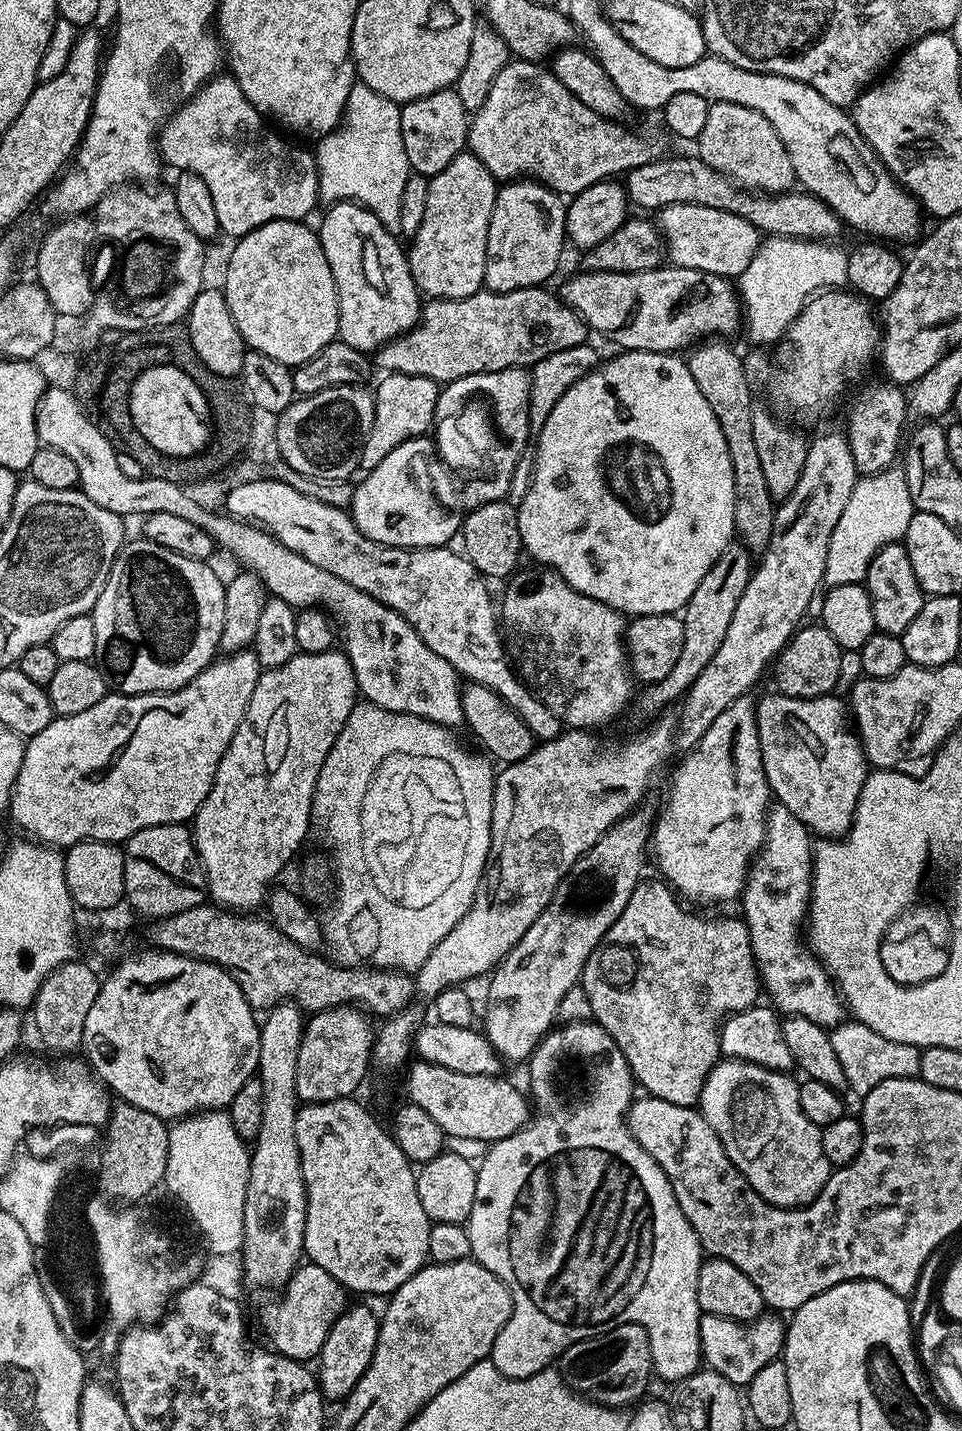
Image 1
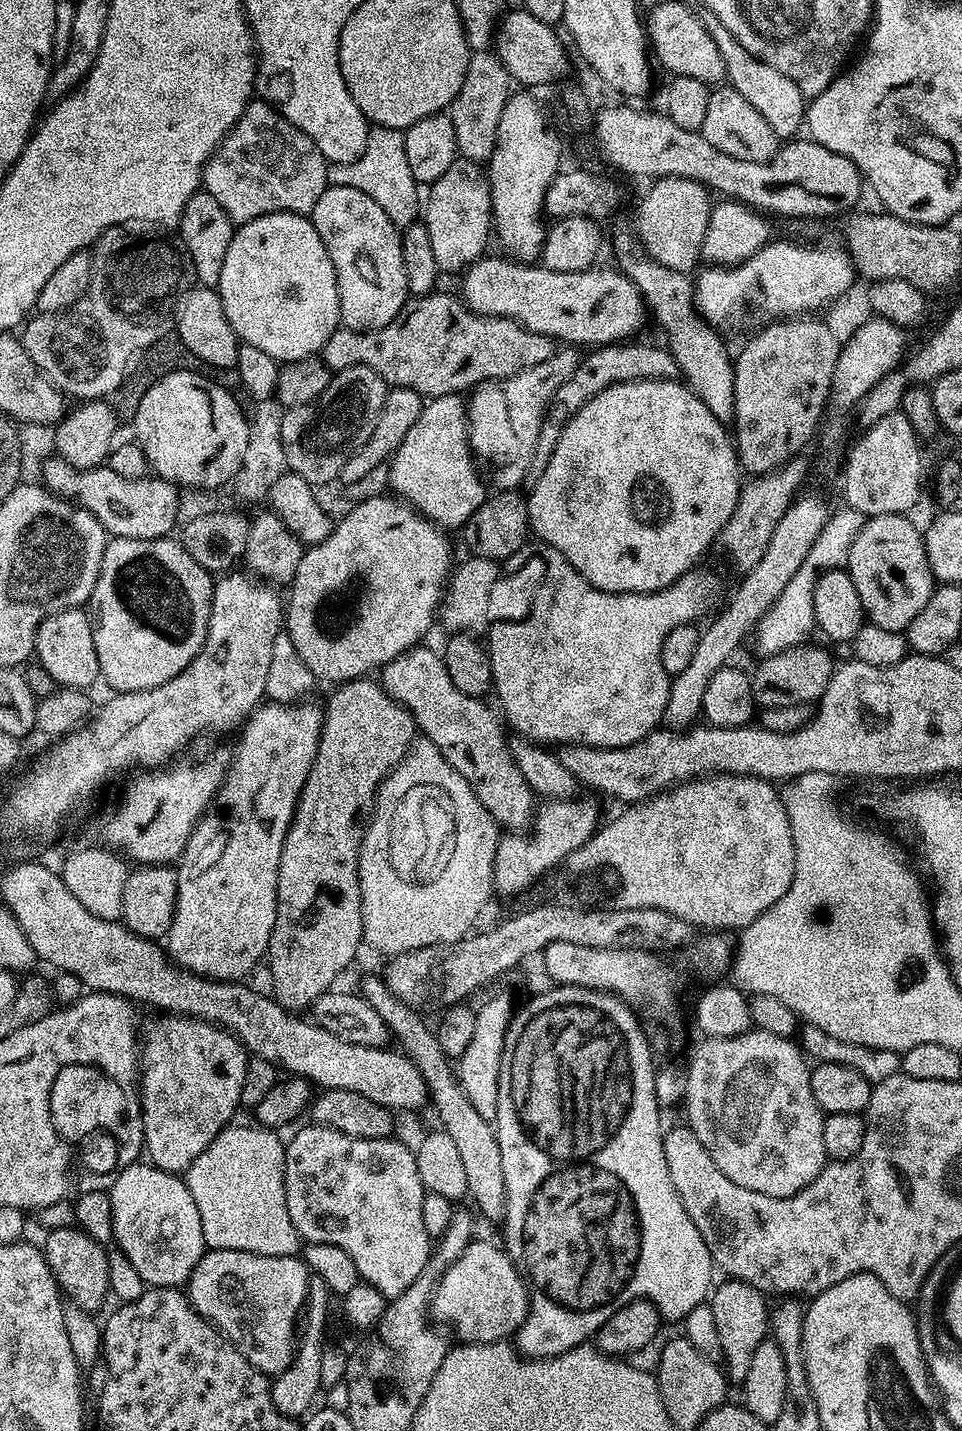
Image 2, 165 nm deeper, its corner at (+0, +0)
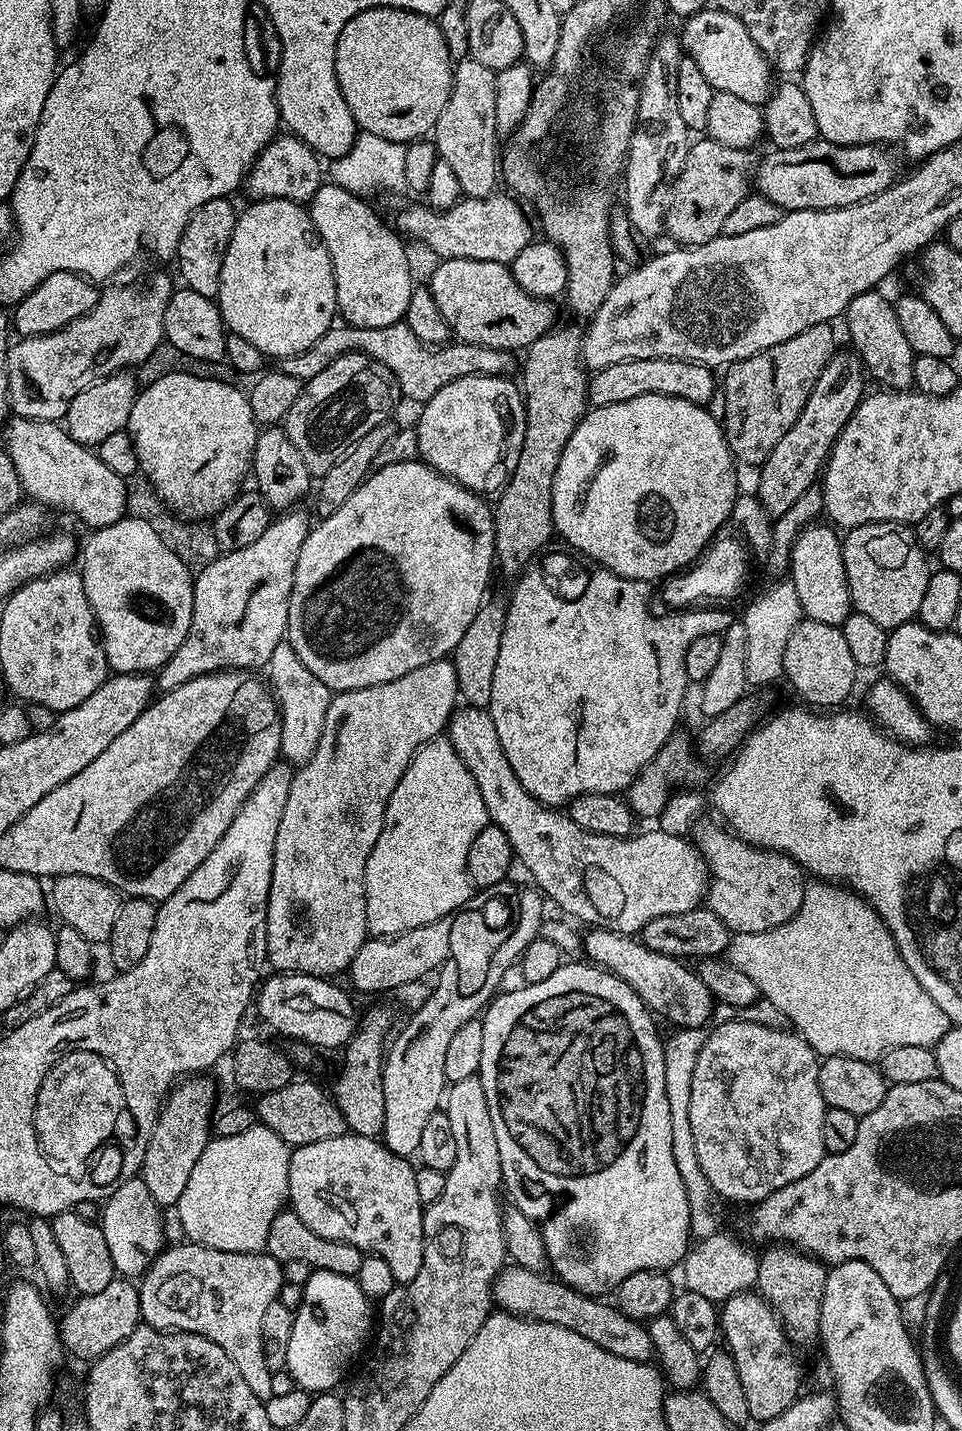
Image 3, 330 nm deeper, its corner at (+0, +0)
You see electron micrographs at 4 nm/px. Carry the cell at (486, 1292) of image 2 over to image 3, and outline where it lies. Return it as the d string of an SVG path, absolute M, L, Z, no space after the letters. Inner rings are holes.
M517 1266L505 1267L496 1277L494 1300L503 1311L566 1326L566 1330L574 1330L574 1334L590 1338L594 1346L602 1346L602 1350L610 1350L610 1354L618 1354L618 1358L630 1358L643 1364L653 1359L651 1335L641 1321L622 1314L615 1303L603 1304L600 1301L603 1299L587 1292L577 1292L563 1280L544 1272L531 1272Z

